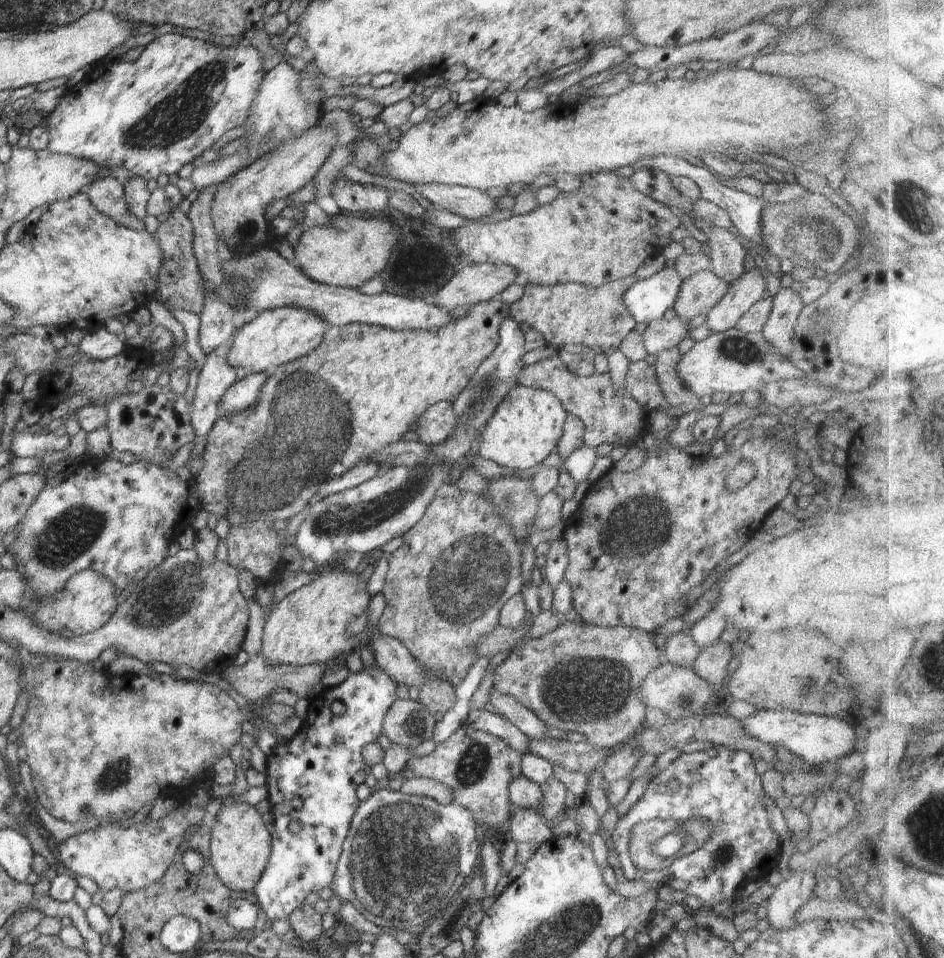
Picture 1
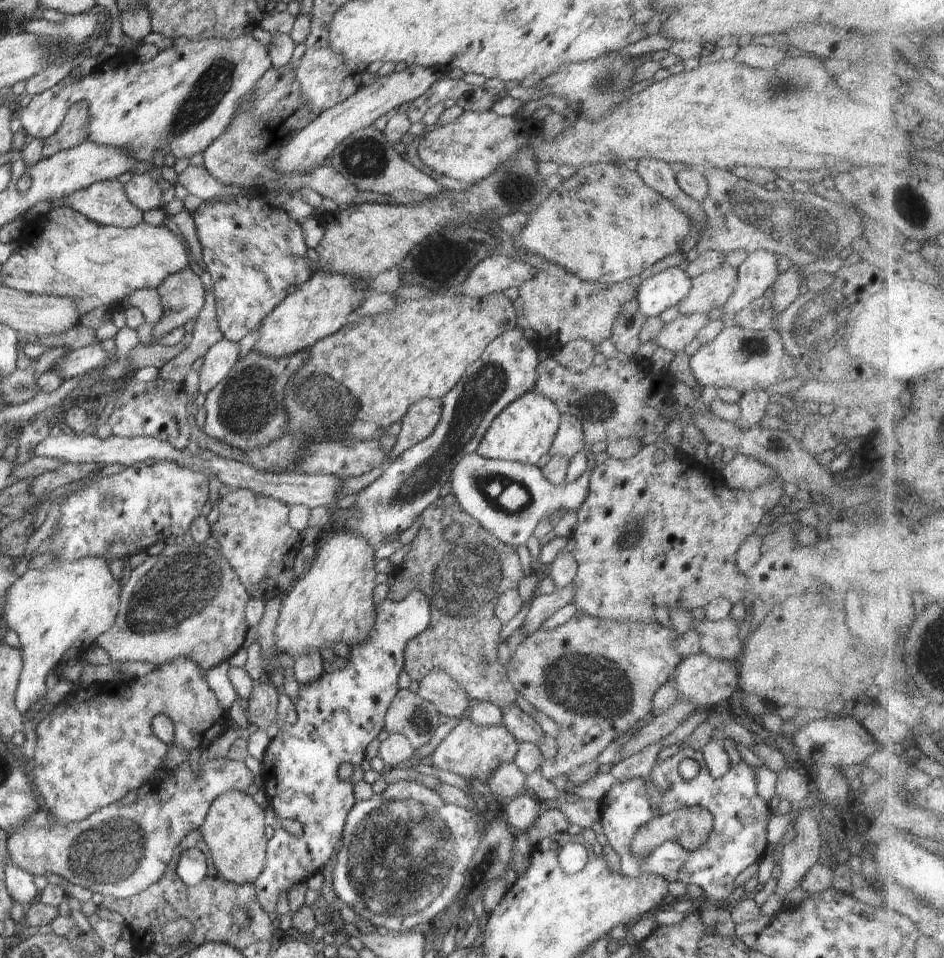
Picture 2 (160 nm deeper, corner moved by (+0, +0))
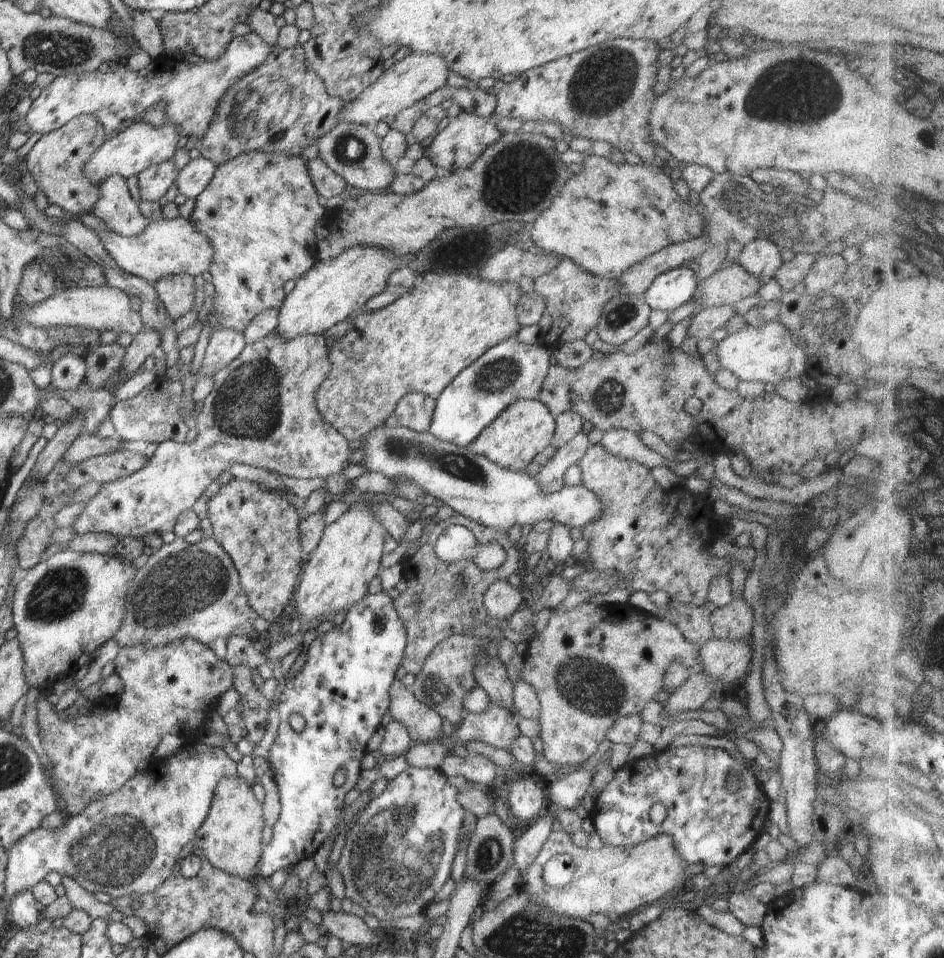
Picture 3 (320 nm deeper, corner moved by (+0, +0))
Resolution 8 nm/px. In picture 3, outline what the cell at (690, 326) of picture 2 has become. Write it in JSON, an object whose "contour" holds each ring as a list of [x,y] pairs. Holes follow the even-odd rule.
{"contour":[[[734,306],[710,307],[694,314],[693,318],[686,320],[689,324],[687,336],[693,336],[698,341],[711,336],[718,329],[725,326],[726,322],[734,316]]]}

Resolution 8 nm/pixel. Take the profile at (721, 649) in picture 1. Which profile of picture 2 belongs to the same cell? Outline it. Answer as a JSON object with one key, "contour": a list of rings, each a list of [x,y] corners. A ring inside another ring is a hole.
{"contour":[[[731,616],[719,621],[708,618],[698,621],[695,630],[699,634],[701,650],[712,658],[738,660],[744,647],[738,638],[739,626]]]}

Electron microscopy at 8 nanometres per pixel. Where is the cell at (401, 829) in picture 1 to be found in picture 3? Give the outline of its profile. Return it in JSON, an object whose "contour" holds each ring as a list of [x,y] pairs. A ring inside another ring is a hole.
{"contour":[[[409,766],[389,780],[382,794],[367,804],[366,810],[349,831],[338,858],[336,868],[343,878],[345,898],[382,922],[428,911],[434,896],[450,876],[452,861],[456,856],[462,818],[466,811],[458,802],[458,793],[437,769]]]}

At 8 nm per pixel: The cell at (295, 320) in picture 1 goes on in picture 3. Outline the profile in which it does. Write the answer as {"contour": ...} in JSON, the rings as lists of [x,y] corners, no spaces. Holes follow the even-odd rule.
{"contour":[[[359,245],[344,250],[331,260],[320,259],[296,280],[294,290],[285,296],[284,303],[279,309],[278,324],[275,328],[278,336],[284,342],[288,342],[288,340],[294,340],[300,336],[323,335],[336,324],[342,324],[342,320],[346,320],[348,316],[361,314],[367,300],[375,294],[380,294],[387,287],[388,277],[402,264],[402,260],[404,260],[404,256],[394,254],[390,249]]]}

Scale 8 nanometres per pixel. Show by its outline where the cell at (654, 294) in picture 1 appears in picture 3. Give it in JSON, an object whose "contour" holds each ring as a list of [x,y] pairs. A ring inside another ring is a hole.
{"contour":[[[678,267],[657,276],[645,292],[644,300],[651,309],[669,314],[695,296],[699,284],[692,269]]]}

